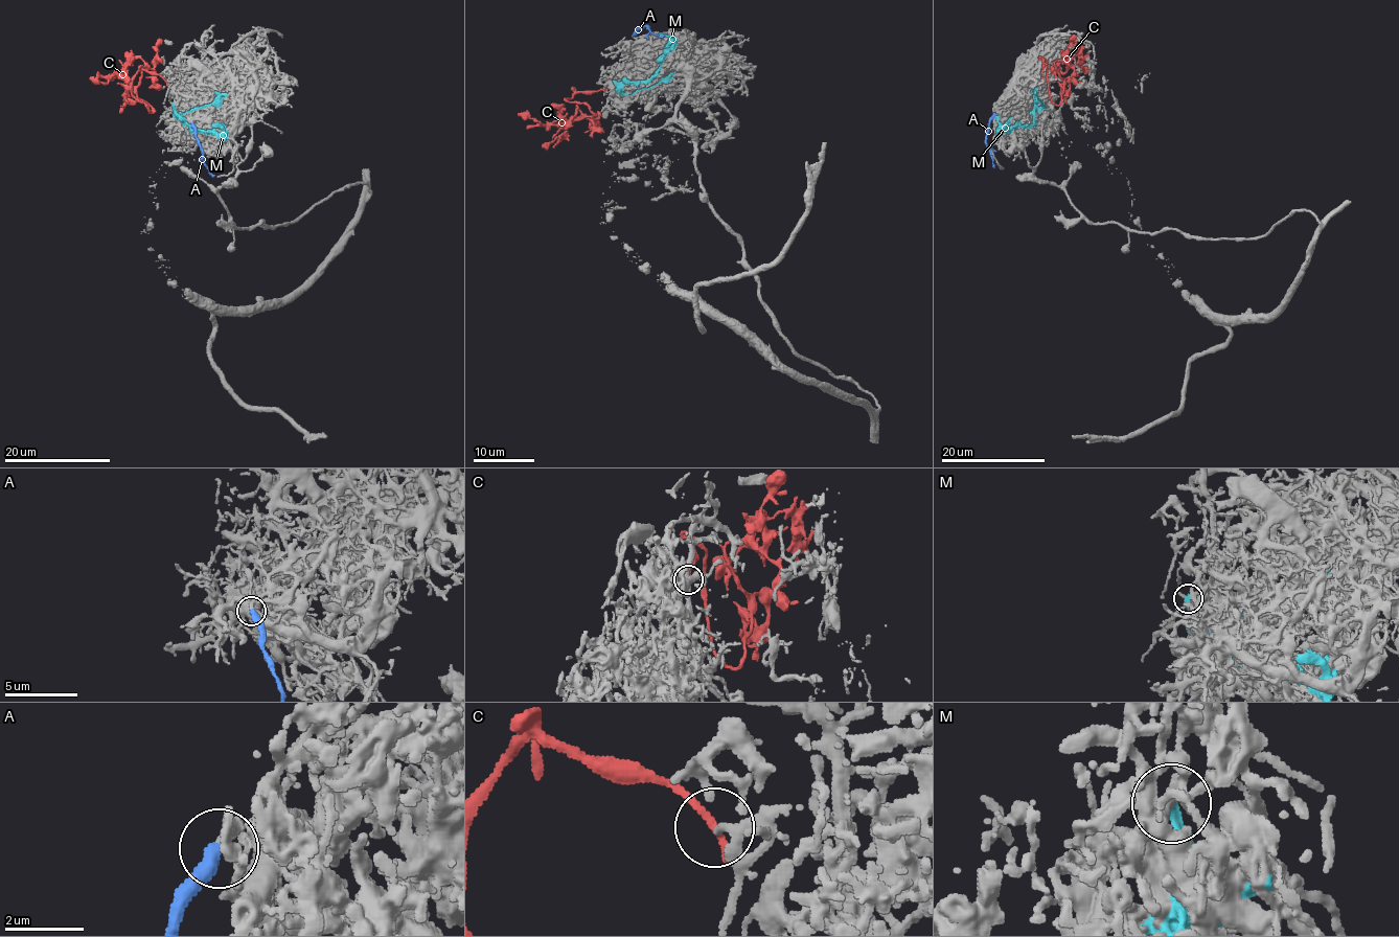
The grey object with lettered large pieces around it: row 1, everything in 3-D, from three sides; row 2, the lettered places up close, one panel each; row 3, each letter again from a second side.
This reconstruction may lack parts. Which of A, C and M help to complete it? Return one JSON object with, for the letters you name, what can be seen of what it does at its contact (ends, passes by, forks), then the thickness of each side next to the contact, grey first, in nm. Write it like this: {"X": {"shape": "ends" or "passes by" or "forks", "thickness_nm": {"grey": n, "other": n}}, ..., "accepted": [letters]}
{"A": {"shape": "ends", "thickness_nm": {"grey": 160, "other": 420}}, "accepted": ["A"]}

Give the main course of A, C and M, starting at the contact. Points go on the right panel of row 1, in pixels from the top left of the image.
A: (995, 113), (986, 138), (994, 168)
C: (1041, 74), (1045, 61), (1058, 105), (1055, 62), (1068, 51), (1068, 70), (1054, 61)
M: (1033, 96), (1035, 117), (1030, 124), (1005, 129), (996, 116)

